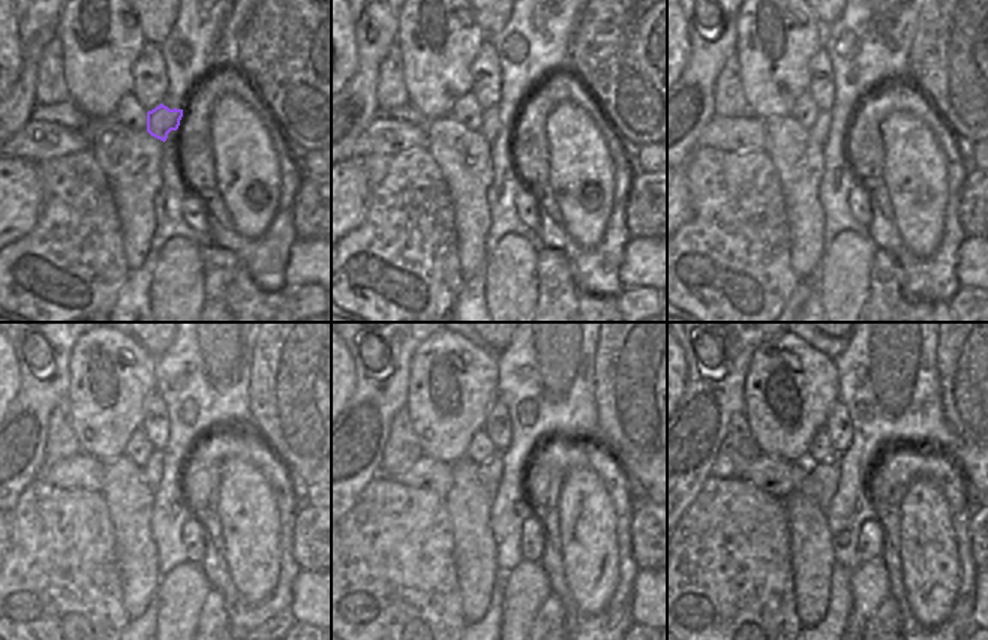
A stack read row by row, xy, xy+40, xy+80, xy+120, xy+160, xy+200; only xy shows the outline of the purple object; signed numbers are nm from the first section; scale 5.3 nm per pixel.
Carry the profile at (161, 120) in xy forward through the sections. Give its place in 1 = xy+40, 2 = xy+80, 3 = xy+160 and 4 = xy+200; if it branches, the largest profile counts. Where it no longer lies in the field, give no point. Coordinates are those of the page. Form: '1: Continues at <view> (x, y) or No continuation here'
1: Continues at xy+40 (491, 125)
2: Continues at xy+80 (819, 132)
3: Continues at xy+160 (489, 472)
4: Continues at xy+200 (819, 481).

